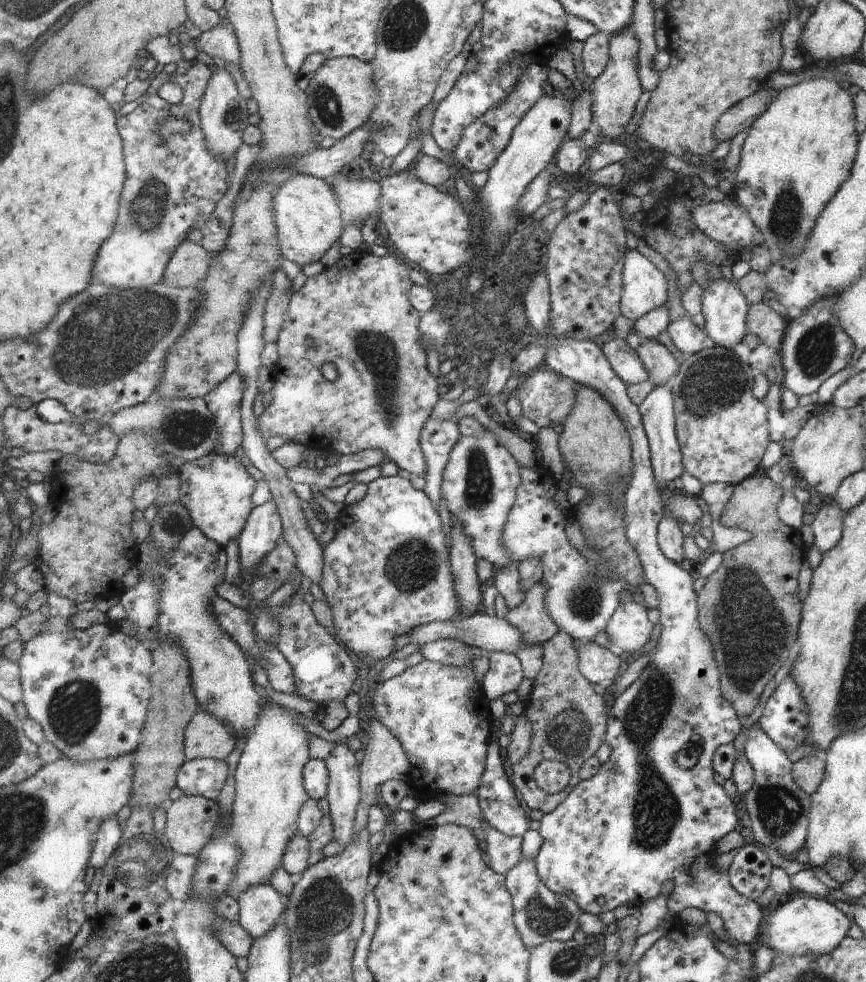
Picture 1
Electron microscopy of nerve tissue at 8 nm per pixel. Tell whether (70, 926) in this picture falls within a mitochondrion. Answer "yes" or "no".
no

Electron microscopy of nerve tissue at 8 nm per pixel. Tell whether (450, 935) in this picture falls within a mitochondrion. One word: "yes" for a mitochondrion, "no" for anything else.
yes

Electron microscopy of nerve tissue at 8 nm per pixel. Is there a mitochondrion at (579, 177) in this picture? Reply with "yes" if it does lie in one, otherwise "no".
no

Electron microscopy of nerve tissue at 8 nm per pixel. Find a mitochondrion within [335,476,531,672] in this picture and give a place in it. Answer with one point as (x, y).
(409, 566)

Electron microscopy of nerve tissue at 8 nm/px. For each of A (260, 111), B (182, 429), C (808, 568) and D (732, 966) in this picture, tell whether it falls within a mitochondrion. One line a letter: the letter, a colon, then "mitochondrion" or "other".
A: other
B: mitochondrion
C: other
D: other

